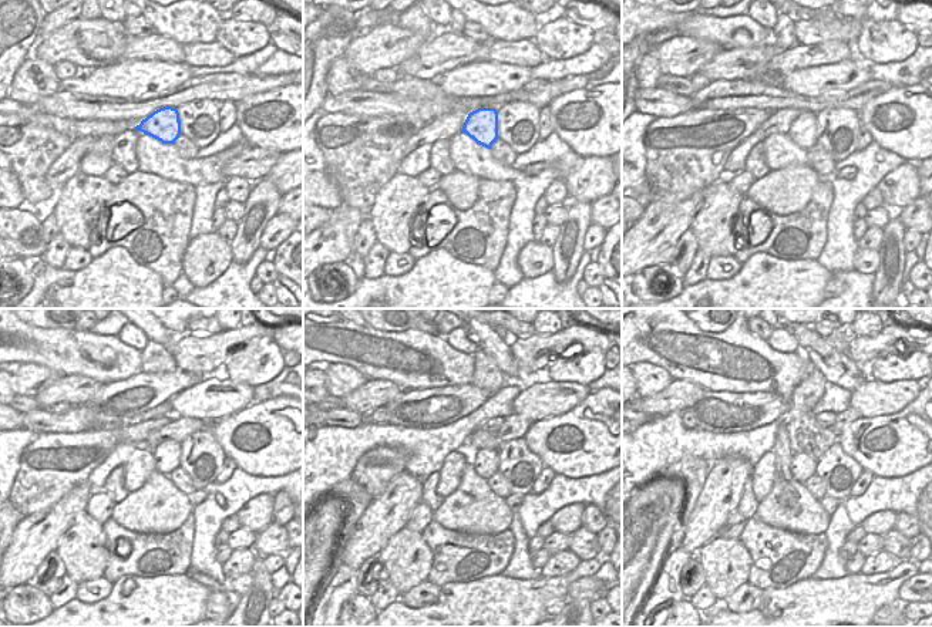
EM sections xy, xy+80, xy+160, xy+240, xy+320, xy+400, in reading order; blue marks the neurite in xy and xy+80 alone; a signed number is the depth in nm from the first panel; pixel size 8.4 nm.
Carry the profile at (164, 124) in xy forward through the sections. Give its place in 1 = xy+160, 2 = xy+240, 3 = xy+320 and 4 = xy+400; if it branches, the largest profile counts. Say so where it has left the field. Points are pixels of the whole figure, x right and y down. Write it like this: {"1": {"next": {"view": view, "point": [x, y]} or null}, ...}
{"1": {"next": {"view": "xy+160", "point": [803, 131]}}, "2": {"next": {"view": "xy+240", "point": [167, 455]}}, "3": {"next": {"view": "xy+320", "point": [485, 462]}}, "4": {"next": {"view": "xy+400", "point": [803, 467]}}}

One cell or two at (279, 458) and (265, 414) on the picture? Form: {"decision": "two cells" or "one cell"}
{"decision": "one cell"}

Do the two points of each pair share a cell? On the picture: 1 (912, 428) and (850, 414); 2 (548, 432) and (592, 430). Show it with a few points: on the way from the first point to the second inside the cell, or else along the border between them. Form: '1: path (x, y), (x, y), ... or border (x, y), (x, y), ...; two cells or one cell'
1: border (861, 417), (854, 420), (840, 434); two cells
2: path (559, 430), (581, 430); one cell

